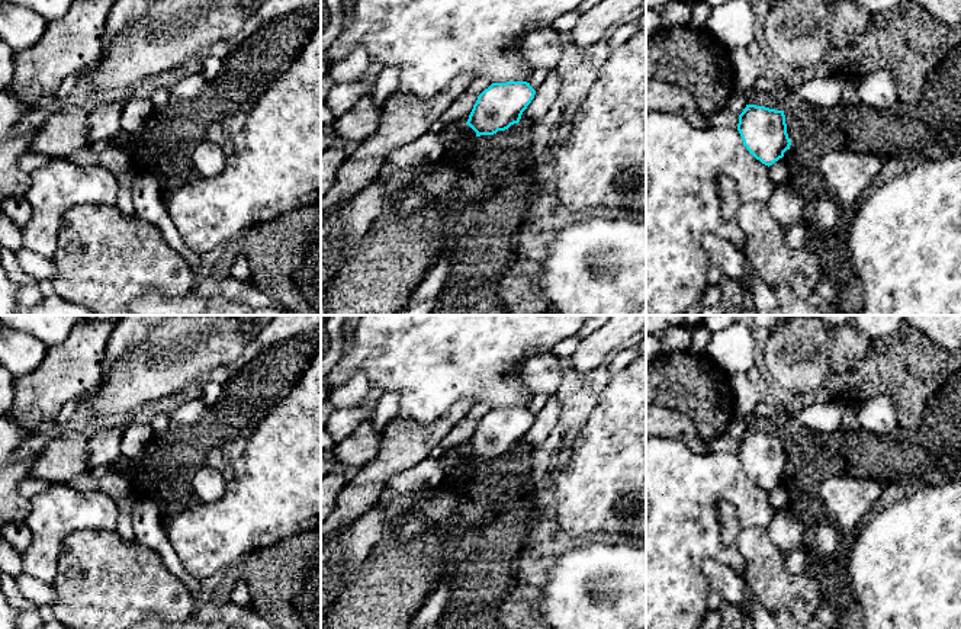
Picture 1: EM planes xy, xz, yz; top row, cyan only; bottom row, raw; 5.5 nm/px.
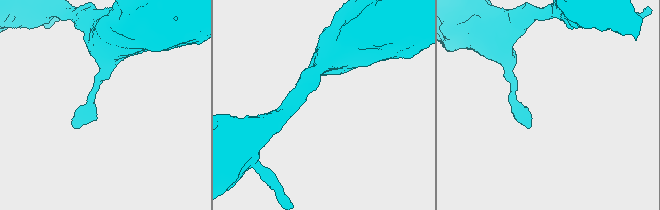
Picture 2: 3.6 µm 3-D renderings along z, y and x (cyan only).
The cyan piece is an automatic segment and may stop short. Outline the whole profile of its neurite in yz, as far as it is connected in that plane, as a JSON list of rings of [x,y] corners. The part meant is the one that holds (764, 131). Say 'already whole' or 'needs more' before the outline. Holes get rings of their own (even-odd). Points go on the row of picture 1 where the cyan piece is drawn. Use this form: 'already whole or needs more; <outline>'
already whole; [[[746,105],[739,115],[737,131],[746,150],[768,167],[782,158],[791,145],[782,110]]]

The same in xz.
already whole; [[[527,81],[492,83],[478,96],[466,123],[476,137],[505,131],[520,122],[534,94]]]

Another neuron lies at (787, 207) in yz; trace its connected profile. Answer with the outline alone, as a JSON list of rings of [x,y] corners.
[[[790,182],[777,184],[766,206],[784,232],[794,224],[803,224],[817,235],[830,235],[835,231],[841,209],[833,196],[804,199]]]

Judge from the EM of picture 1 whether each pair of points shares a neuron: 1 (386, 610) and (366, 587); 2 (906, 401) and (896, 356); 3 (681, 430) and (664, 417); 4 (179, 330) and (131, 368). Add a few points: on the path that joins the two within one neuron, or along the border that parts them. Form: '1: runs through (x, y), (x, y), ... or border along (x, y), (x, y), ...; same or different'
1: runs through (383, 605), (372, 593); same
2: runs through (899, 390), (896, 387), (896, 368); same
3: runs through (677, 426), (668, 421); same
4: runs through (167, 342), (142, 363); same

